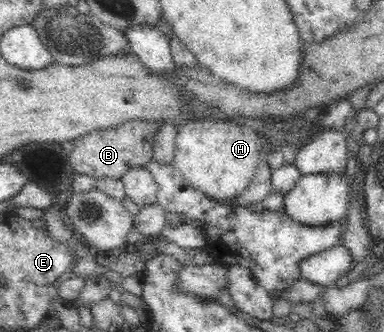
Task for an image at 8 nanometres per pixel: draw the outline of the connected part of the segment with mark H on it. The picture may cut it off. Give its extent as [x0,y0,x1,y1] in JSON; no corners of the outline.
[173,119,263,202]

